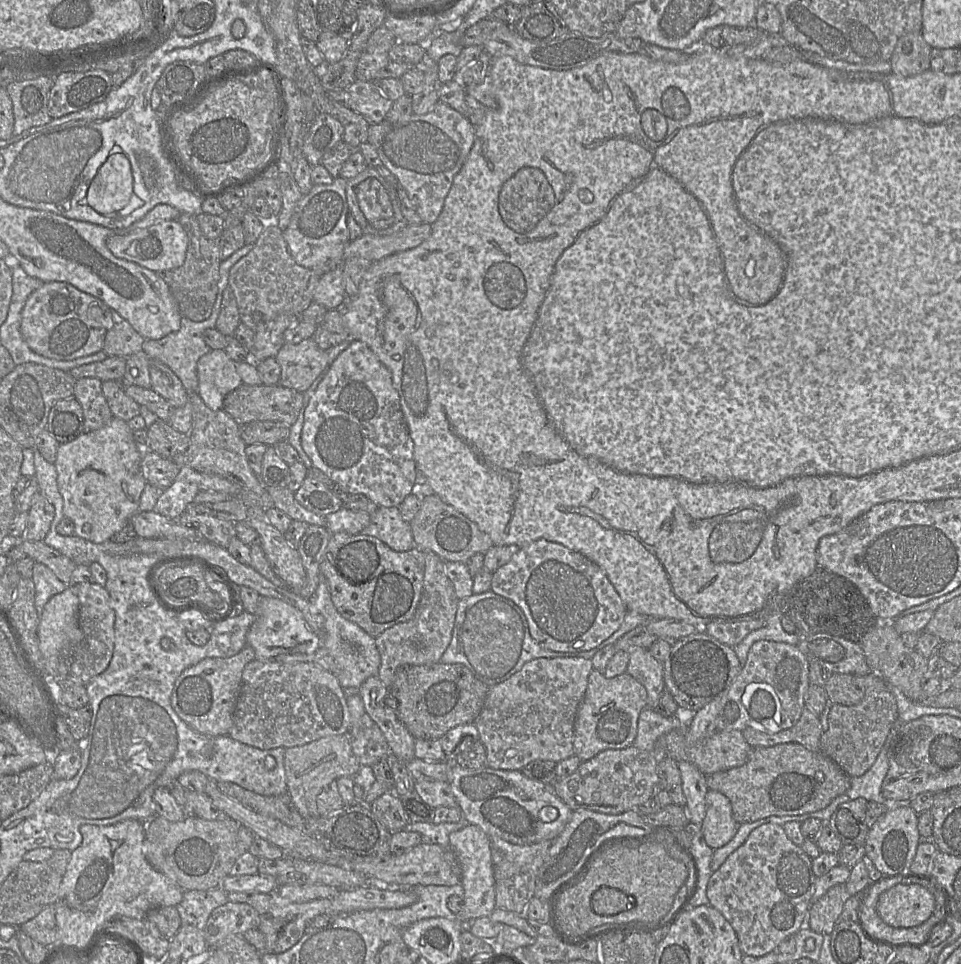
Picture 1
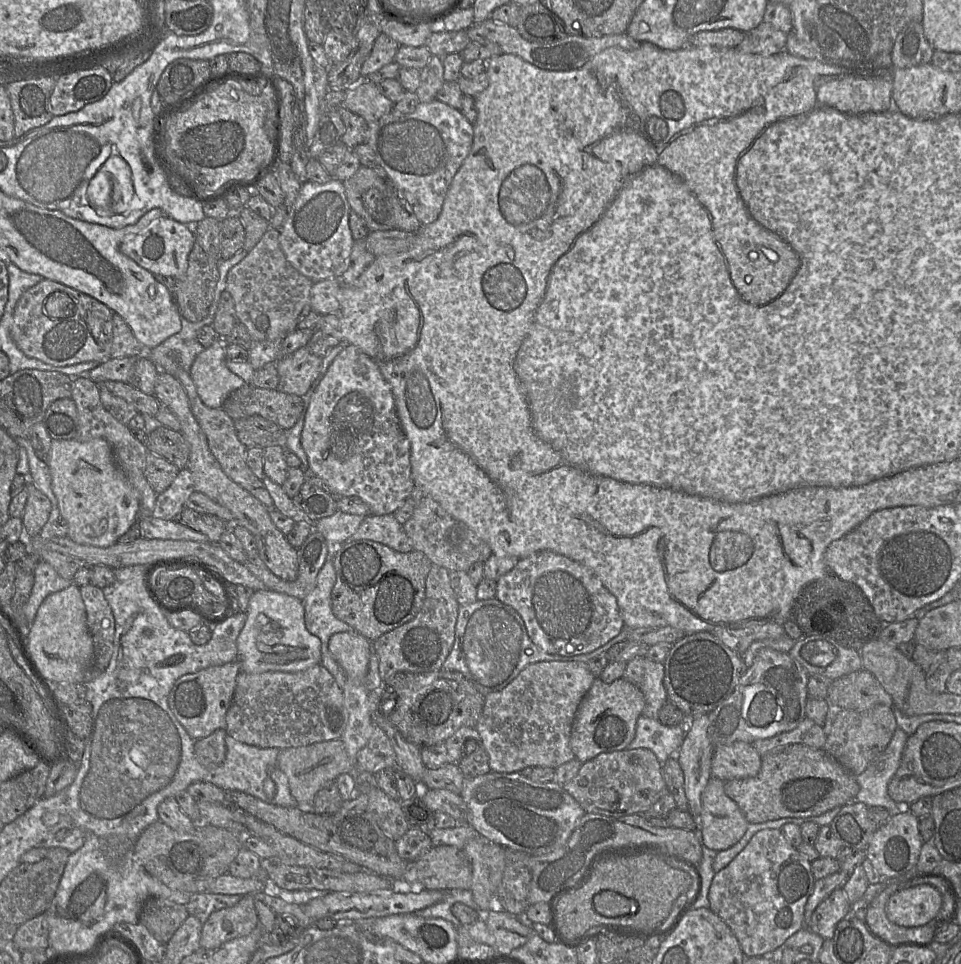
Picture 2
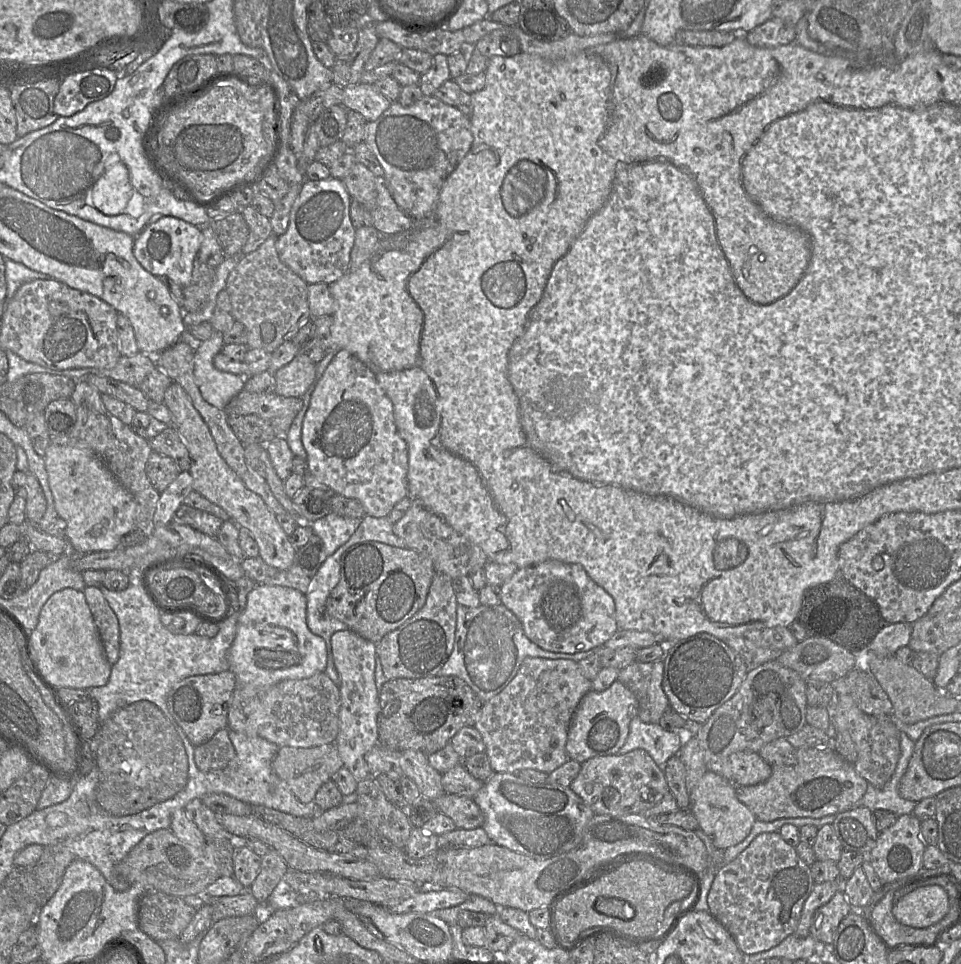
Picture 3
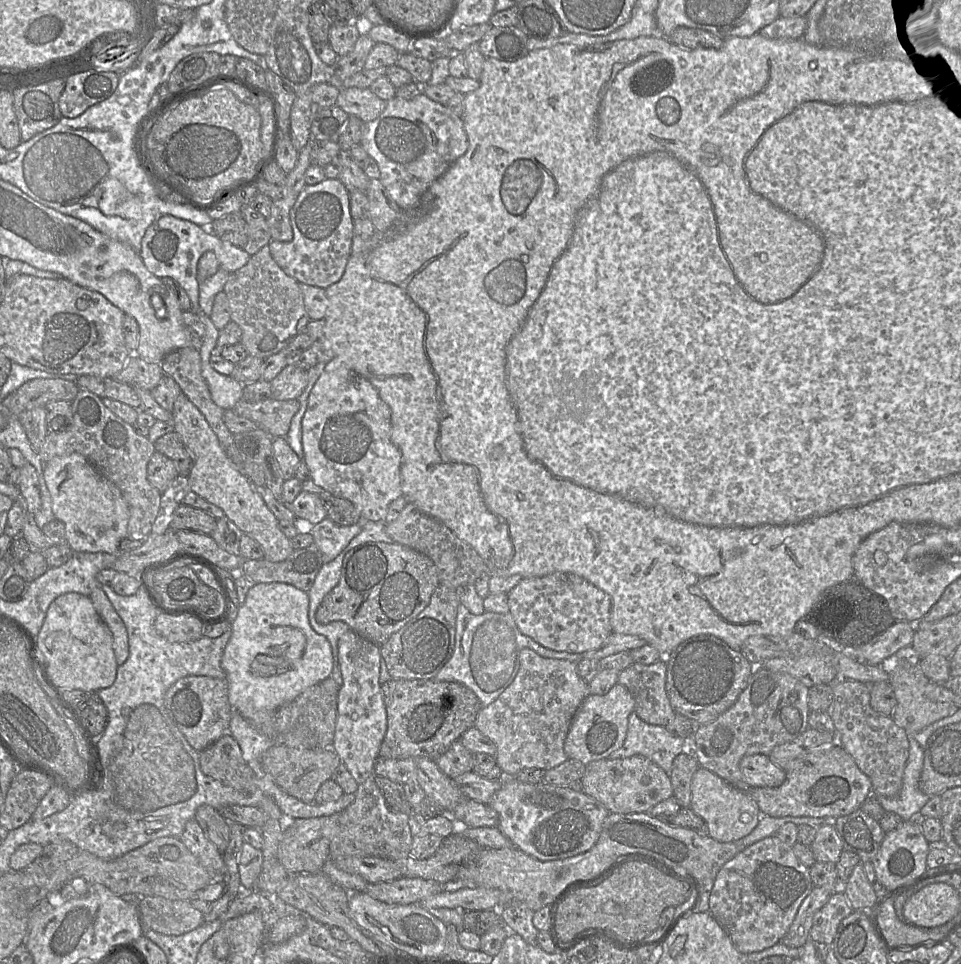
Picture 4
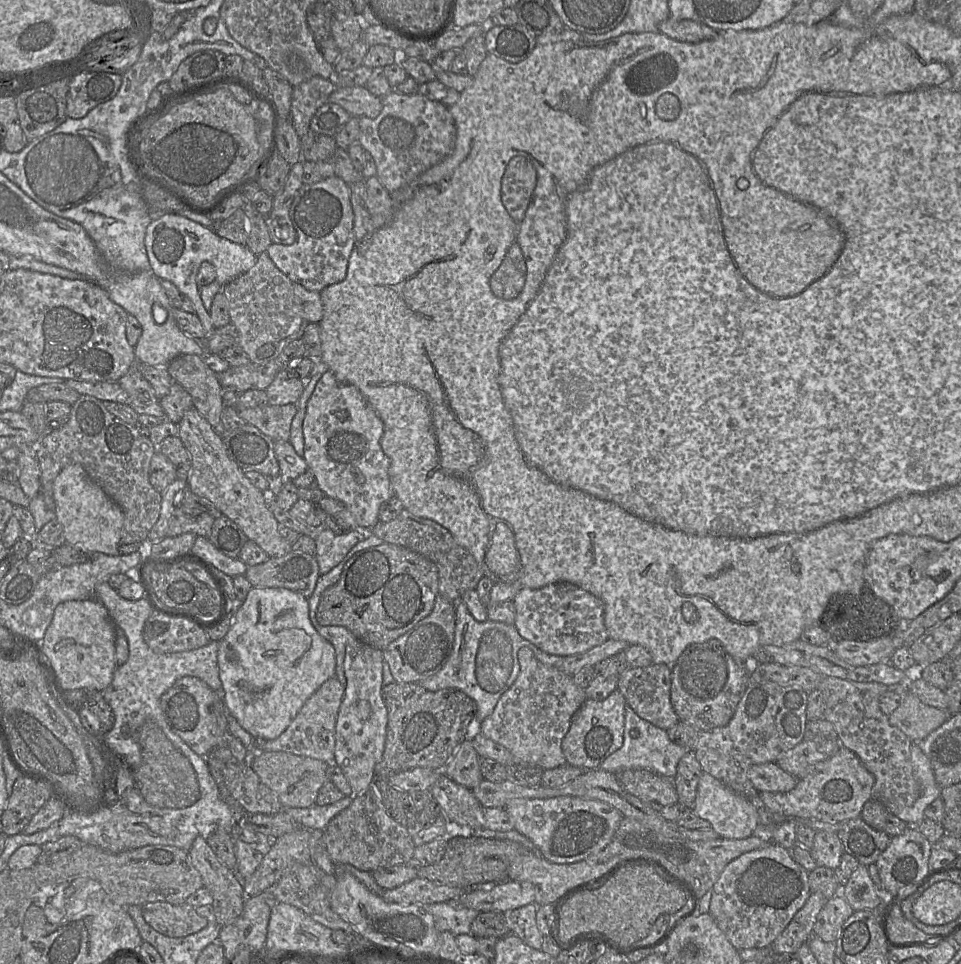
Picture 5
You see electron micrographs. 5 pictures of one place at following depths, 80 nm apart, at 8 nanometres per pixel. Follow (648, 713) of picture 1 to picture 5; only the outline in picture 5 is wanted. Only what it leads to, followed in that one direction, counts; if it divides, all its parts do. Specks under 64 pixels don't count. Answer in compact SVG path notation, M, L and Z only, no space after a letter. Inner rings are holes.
M627 704L625 710L624 742L620 749L608 756L600 768L610 773L618 773L627 769L645 769L674 779L677 773L677 766L680 759L689 750L675 744L666 730L661 729L652 723L640 718L636 712ZM632 730L638 730L639 736L633 738Z

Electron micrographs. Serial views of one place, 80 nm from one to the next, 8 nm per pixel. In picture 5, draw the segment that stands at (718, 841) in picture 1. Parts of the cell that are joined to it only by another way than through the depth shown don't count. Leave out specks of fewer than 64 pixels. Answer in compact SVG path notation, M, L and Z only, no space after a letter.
M703 772L692 809L700 818L707 820L719 838L745 839L753 835L759 825L759 804L734 792L712 775Z

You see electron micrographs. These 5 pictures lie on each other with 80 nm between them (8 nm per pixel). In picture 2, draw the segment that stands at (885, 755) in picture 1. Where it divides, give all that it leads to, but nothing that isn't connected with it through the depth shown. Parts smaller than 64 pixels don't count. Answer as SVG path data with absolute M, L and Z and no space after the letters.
M897 727L885 750L876 756L876 762L871 762L862 774L855 776L860 790L853 801L865 803L868 807L884 807L891 815L909 809L909 804L895 802L887 791L890 780L899 768L908 737Z

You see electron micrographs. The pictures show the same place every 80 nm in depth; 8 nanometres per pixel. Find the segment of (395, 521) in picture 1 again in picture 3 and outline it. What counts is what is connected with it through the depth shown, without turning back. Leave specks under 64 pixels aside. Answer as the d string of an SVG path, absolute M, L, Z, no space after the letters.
M366 515L350 539L343 545L348 550L355 544L365 541L378 541L391 546L406 548L406 543L393 531L393 523L387 517Z

